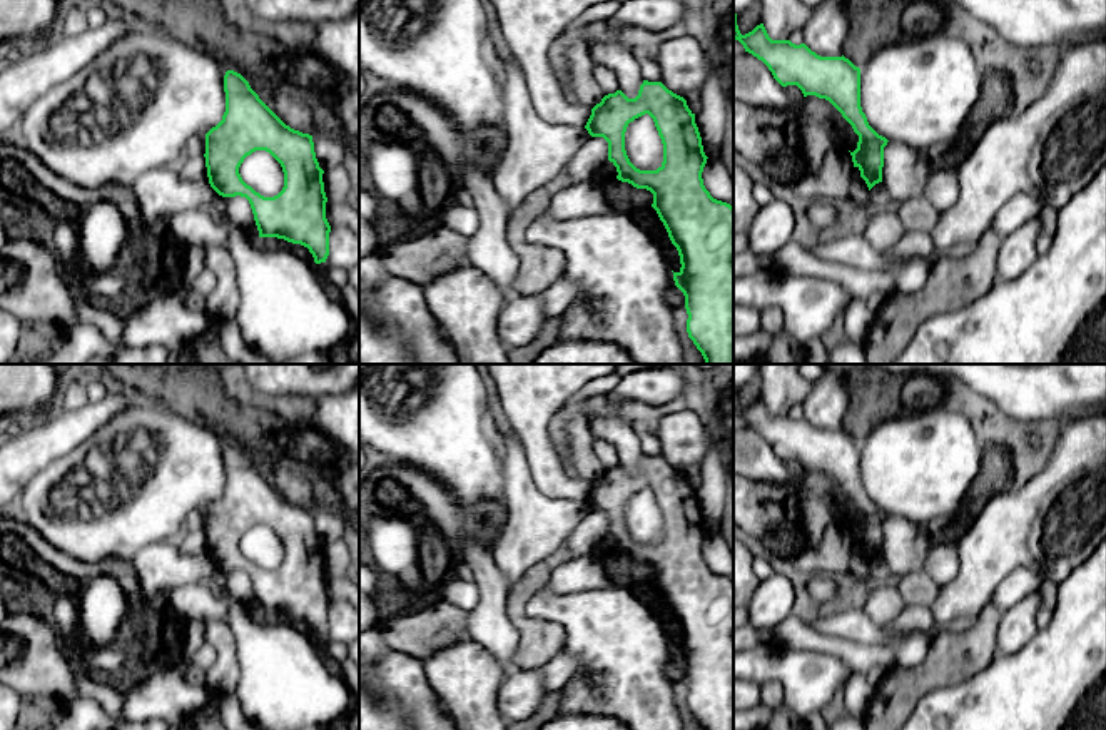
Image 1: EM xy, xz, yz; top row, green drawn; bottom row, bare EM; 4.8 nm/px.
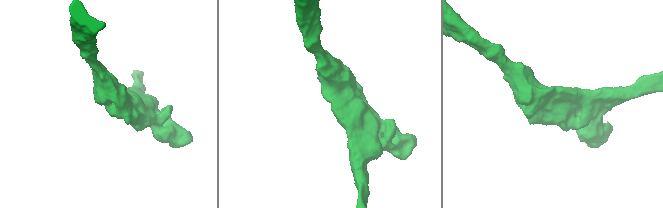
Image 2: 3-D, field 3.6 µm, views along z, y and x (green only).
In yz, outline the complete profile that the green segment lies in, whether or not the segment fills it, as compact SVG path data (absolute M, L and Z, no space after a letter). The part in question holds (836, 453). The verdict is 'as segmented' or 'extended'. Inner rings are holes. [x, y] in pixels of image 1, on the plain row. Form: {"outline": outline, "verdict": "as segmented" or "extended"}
{"outline": "M733 388L733 413L745 426L762 434L782 461L797 459L804 471L829 474L859 509L857 523L850 530L869 565L882 556L884 521L889 515L869 499L862 486L859 441L844 429L820 431L805 418L772 414L764 398L742 409L737 388Z", "verdict": "as segmented"}

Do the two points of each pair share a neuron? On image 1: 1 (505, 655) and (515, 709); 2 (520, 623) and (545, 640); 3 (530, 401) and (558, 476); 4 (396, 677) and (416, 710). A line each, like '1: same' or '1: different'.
1: different
2: same
3: same
4: same

